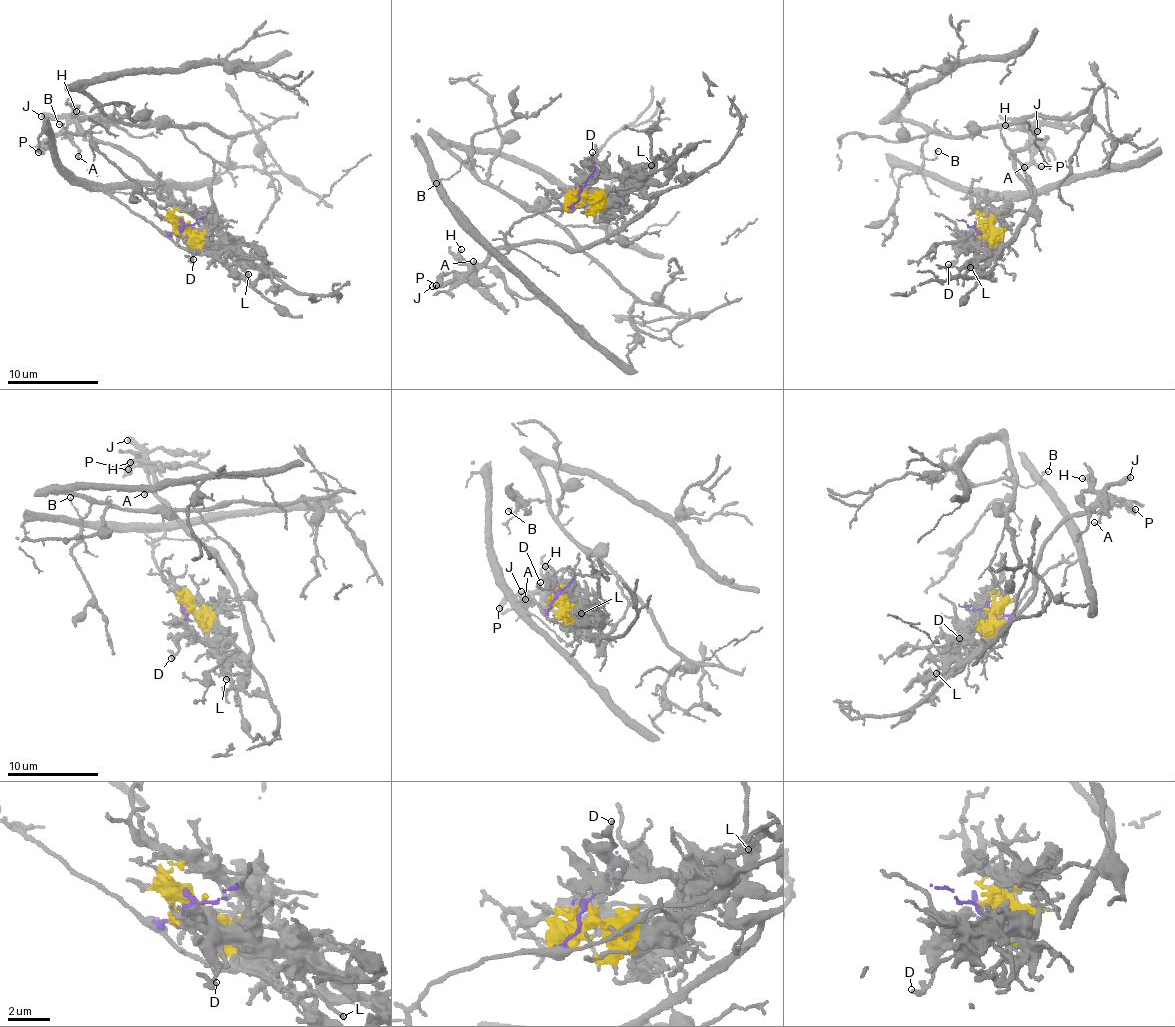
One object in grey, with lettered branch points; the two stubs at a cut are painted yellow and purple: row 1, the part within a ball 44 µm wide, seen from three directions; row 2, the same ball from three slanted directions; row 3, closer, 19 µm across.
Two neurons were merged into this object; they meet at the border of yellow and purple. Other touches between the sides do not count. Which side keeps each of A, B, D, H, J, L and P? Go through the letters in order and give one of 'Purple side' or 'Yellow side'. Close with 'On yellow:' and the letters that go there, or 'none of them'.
A: Yellow side
B: Purple side
D: Yellow side
H: Yellow side
J: Yellow side
L: Yellow side
P: Yellow side
On yellow: A, D, H, J, L, P

